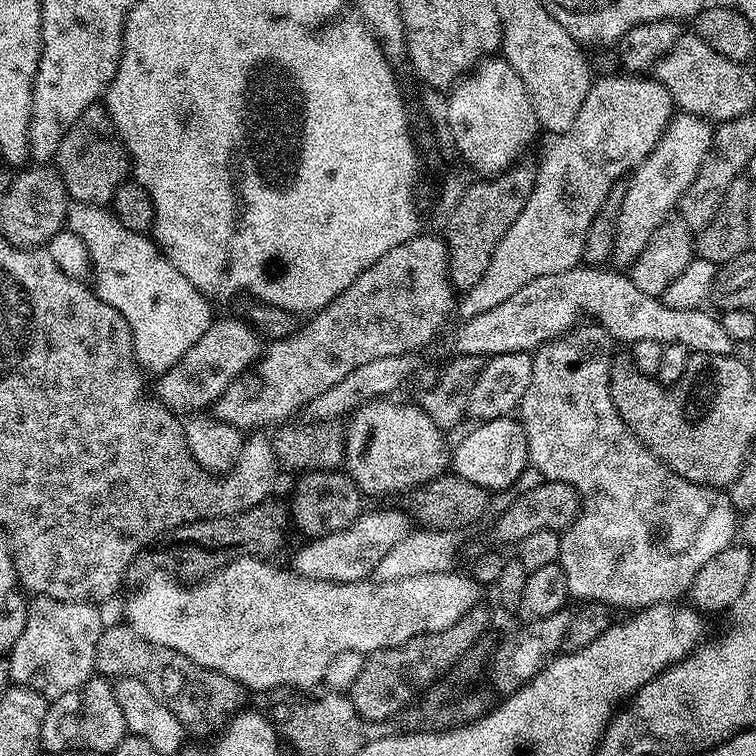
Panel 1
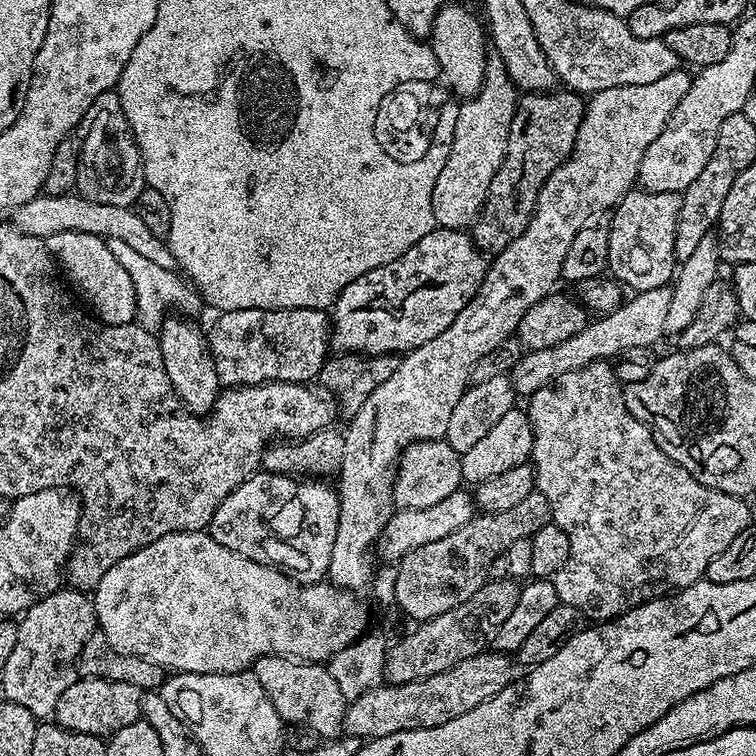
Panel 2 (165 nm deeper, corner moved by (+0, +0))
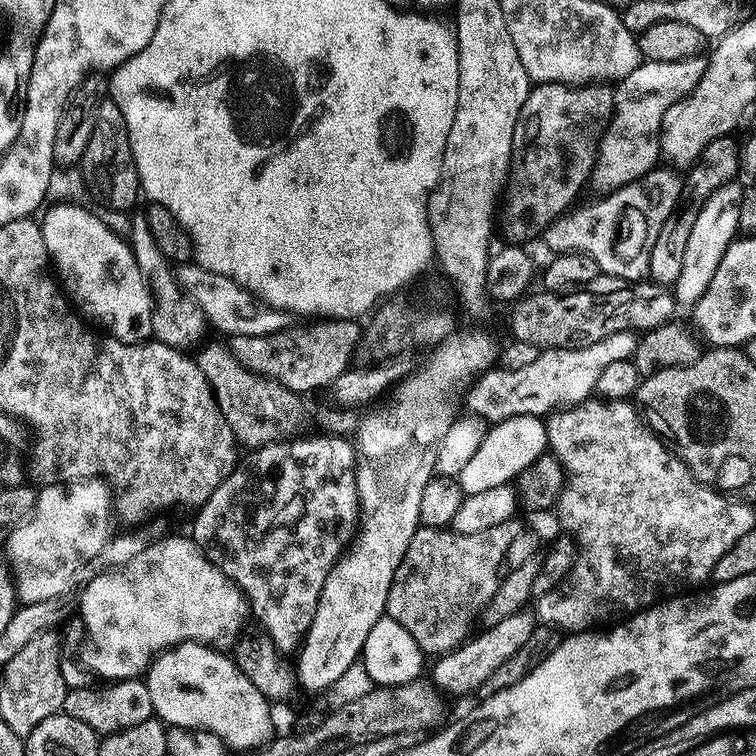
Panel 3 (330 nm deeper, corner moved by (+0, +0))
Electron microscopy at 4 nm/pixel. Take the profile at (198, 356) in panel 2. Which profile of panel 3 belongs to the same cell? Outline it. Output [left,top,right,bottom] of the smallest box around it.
[128,213,206,348]

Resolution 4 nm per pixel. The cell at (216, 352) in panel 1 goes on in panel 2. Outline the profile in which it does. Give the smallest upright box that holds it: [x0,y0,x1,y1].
[206,308,330,389]

